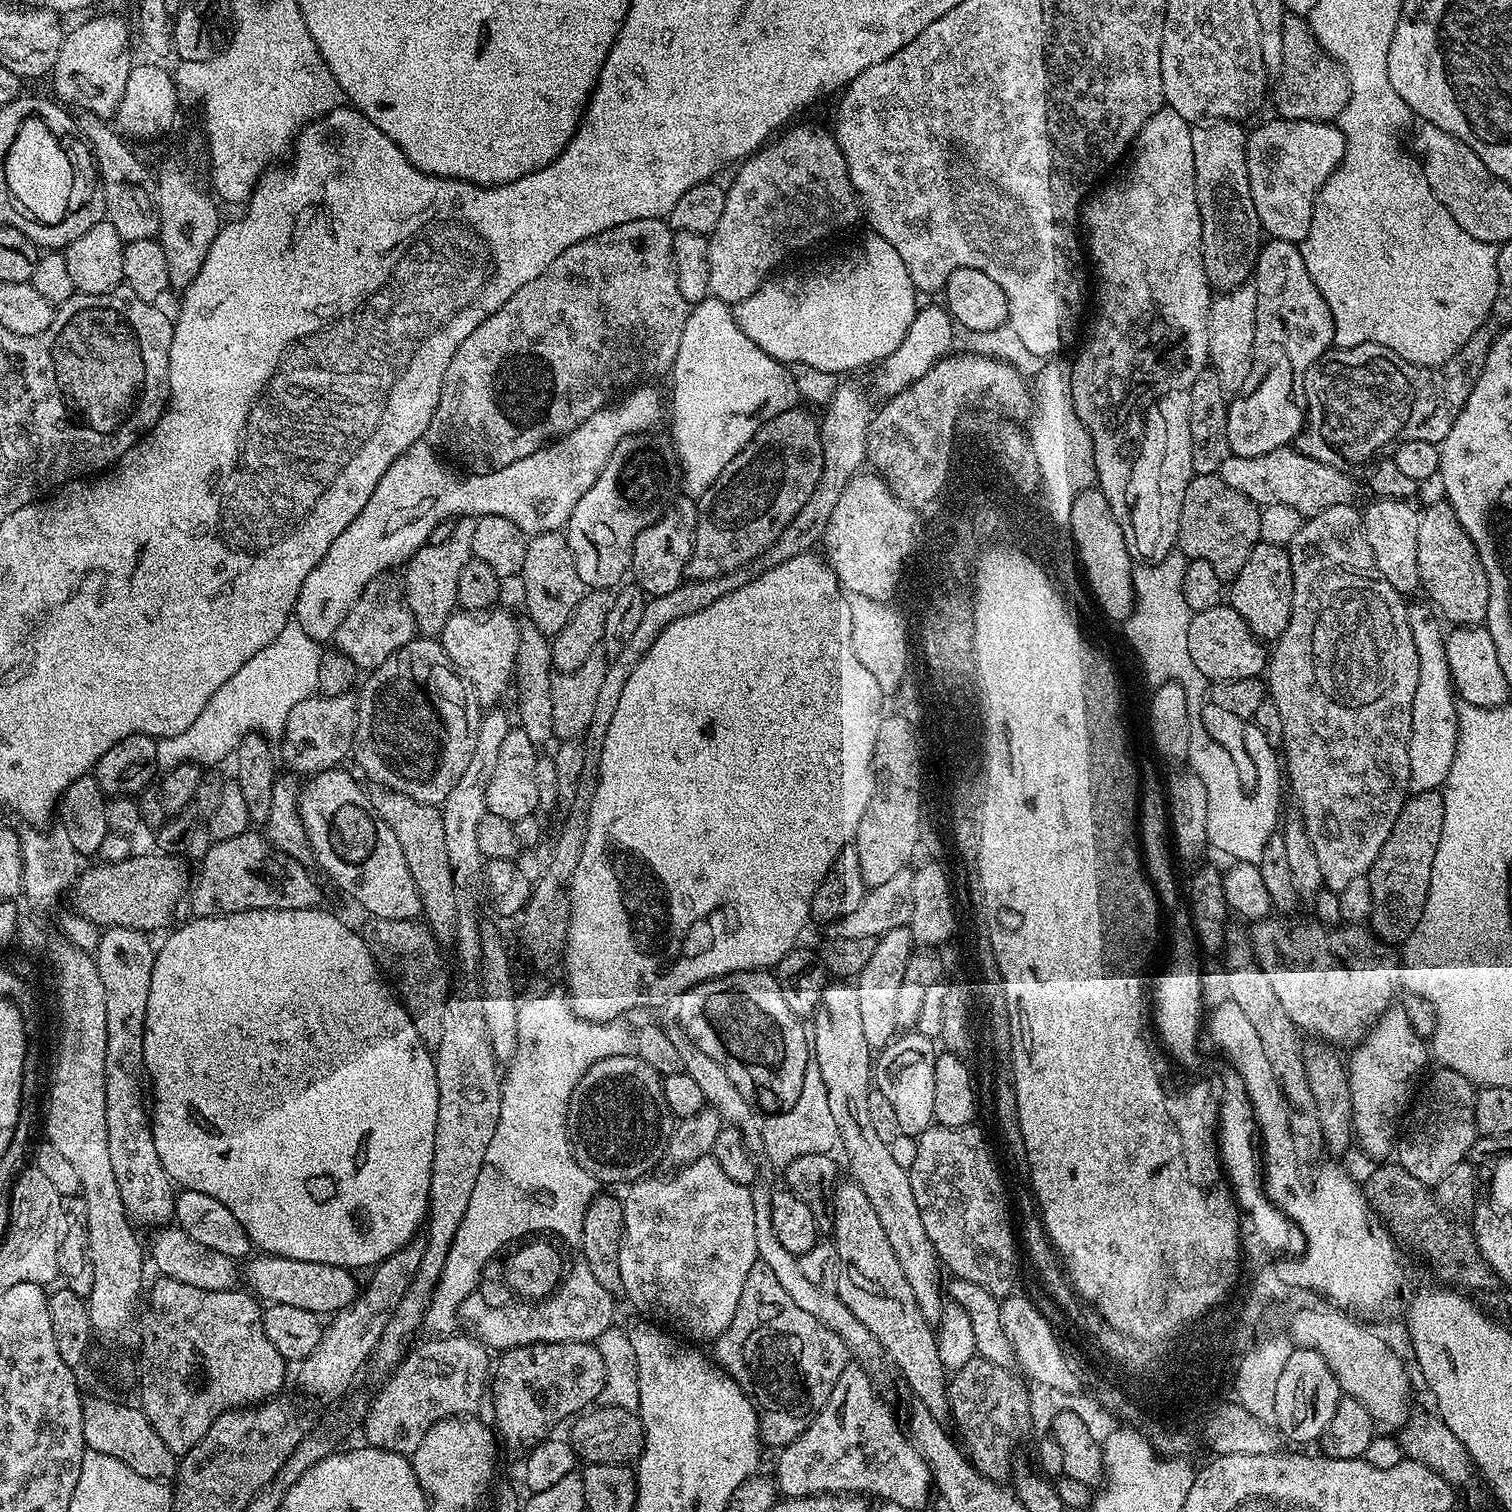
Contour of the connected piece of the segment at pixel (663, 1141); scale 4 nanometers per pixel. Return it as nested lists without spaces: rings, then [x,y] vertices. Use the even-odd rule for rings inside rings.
[[[635,1054],[631,1056],[611,1056],[610,1058],[602,1058],[598,1062],[594,1062],[588,1068],[583,1069],[579,1073],[580,1081],[577,1079],[572,1086],[572,1097],[568,1099],[568,1142],[572,1145],[572,1157],[578,1162],[578,1166],[582,1166],[582,1170],[586,1170],[601,1185],[604,1184],[624,1184],[635,1182],[641,1178],[647,1177],[648,1172],[655,1166],[659,1160],[663,1161],[666,1156],[668,1140],[672,1137],[674,1127],[674,1117],[670,1106],[666,1104],[666,1094],[664,1093],[664,1082],[658,1070],[654,1070],[654,1066],[650,1066],[646,1062],[642,1062],[642,1058]]]

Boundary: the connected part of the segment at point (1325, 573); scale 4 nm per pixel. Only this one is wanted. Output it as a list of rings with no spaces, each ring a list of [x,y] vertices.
[[[1352,504],[1330,506],[1315,516],[1301,523],[1298,534],[1294,534],[1292,543],[1287,545],[1290,566],[1292,567],[1292,609],[1288,625],[1279,640],[1275,641],[1266,665],[1266,692],[1278,706],[1278,714],[1282,718],[1282,730],[1279,739],[1284,740],[1284,756],[1282,764],[1286,769],[1286,784],[1292,787],[1292,796],[1296,799],[1298,814],[1304,820],[1306,830],[1310,834],[1310,842],[1318,854],[1318,866],[1322,866],[1324,887],[1341,894],[1355,882],[1371,872],[1372,863],[1378,858],[1386,838],[1390,838],[1390,830],[1394,830],[1394,822],[1398,822],[1398,814],[1405,800],[1410,795],[1408,779],[1410,778],[1410,758],[1408,757],[1408,735],[1412,729],[1412,707],[1414,706],[1414,690],[1418,690],[1418,656],[1414,650],[1414,640],[1408,625],[1406,600],[1401,593],[1386,582],[1376,569],[1376,559],[1372,556],[1370,546],[1364,537],[1364,522],[1361,509]]]

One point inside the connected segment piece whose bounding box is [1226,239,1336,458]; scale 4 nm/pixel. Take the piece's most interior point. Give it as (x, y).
(1294, 327)

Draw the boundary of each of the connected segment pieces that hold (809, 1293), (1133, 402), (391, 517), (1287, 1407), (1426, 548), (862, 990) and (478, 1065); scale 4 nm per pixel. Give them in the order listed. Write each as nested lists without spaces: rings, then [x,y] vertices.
[[[757,1182],[751,1185],[751,1189],[754,1198],[754,1238],[758,1242],[756,1255],[759,1263],[770,1266],[770,1270],[774,1270],[774,1278],[778,1278],[782,1290],[786,1290],[790,1298],[794,1298],[794,1306],[802,1306],[806,1314],[814,1314],[814,1318],[818,1318],[827,1328],[838,1333],[853,1357],[868,1356],[872,1351],[877,1351],[875,1338],[870,1334],[870,1330],[866,1330],[866,1326],[862,1326],[862,1322],[858,1322],[858,1318],[854,1318],[854,1314],[850,1314],[850,1306],[843,1304],[836,1293],[826,1293],[825,1290],[814,1286],[800,1269],[799,1259],[794,1254],[790,1254],[790,1250],[786,1250],[782,1242],[778,1242],[778,1234],[774,1234],[774,1222],[770,1218],[773,1185]]]
[[[1165,106],[1158,109],[1146,122],[1146,126],[1142,126],[1142,130],[1130,145],[1132,165],[1129,166],[1128,173],[1121,180],[1106,185],[1104,189],[1101,187],[1093,191],[1082,205],[1082,232],[1086,237],[1086,256],[1089,261],[1092,259],[1096,263],[1096,313],[1092,316],[1092,329],[1089,330],[1084,345],[1082,345],[1083,340],[1079,345],[1080,353],[1072,364],[1072,401],[1078,418],[1083,422],[1084,429],[1092,439],[1096,484],[1099,491],[1108,499],[1110,510],[1122,514],[1122,527],[1128,547],[1139,559],[1141,556],[1144,559],[1141,561],[1144,562],[1165,560],[1168,553],[1178,544],[1182,498],[1186,486],[1194,475],[1190,458],[1190,426],[1188,425],[1190,386],[1194,386],[1194,378],[1198,378],[1198,374],[1202,374],[1202,370],[1208,364],[1208,308],[1212,305],[1214,292],[1208,286],[1204,259],[1202,259],[1202,218],[1196,197],[1192,130],[1193,125],[1184,120],[1182,114],[1178,114],[1173,108]]]
[[[636,386],[625,400],[617,399],[607,406],[599,408],[586,422],[582,422],[572,432],[565,436],[553,439],[547,446],[538,449],[534,454],[526,454],[518,462],[510,462],[510,466],[493,468],[486,472],[474,472],[465,474],[457,470],[451,463],[443,464],[439,460],[437,449],[427,442],[411,444],[409,448],[394,461],[382,474],[378,486],[374,486],[374,494],[370,494],[370,502],[362,508],[362,514],[334,538],[330,550],[306,574],[306,582],[302,582],[302,590],[298,590],[294,620],[310,634],[317,642],[331,641],[336,635],[338,626],[350,614],[354,602],[366,590],[371,580],[377,579],[387,568],[399,569],[408,563],[412,555],[423,544],[428,543],[430,530],[438,526],[438,522],[446,522],[462,516],[497,516],[498,518],[510,518],[514,526],[518,526],[525,534],[538,532],[558,532],[567,525],[570,514],[574,514],[574,506],[578,506],[578,498],[594,486],[598,474],[602,474],[602,466],[614,454],[614,446],[622,442],[627,436],[639,436],[653,431],[652,428],[660,420],[660,392],[656,388],[644,388],[648,386]]]
[[[1293,1347],[1278,1377],[1278,1391],[1274,1393],[1274,1406],[1270,1410],[1271,1415],[1276,1415],[1275,1427],[1279,1435],[1296,1444],[1319,1441],[1326,1426],[1330,1426],[1330,1418],[1334,1418],[1334,1410],[1338,1410],[1341,1395],[1330,1366],[1326,1366],[1326,1358],[1309,1348]]]
[[[1447,502],[1432,504],[1420,512],[1418,522],[1418,574],[1420,588],[1428,591],[1427,599],[1452,626],[1480,626],[1488,618],[1488,575],[1476,557],[1472,539],[1462,530],[1454,510]]]
[[[911,927],[895,928],[885,936],[879,937],[874,946],[874,955],[870,962],[855,977],[858,990],[858,1011],[862,1014],[862,1034],[873,1050],[883,1050],[898,1035],[898,990],[902,987],[902,978],[906,974],[906,962],[914,951]]]
[[[449,999],[442,1043],[434,1050],[434,1059],[438,1078],[438,1122],[434,1130],[434,1162],[428,1187],[428,1245],[422,1254],[422,1266],[418,1274],[388,1319],[386,1330],[382,1330],[382,1338],[374,1353],[374,1364],[380,1368],[391,1369],[404,1359],[404,1343],[407,1342],[412,1327],[416,1323],[419,1325],[424,1313],[428,1311],[428,1301],[432,1298],[436,1279],[444,1269],[444,1263],[458,1234],[458,1226],[462,1218],[466,1218],[470,1194],[474,1194],[474,1182],[478,1182],[486,1150],[498,1126],[502,1072],[491,1048],[483,1010],[475,999]]]

